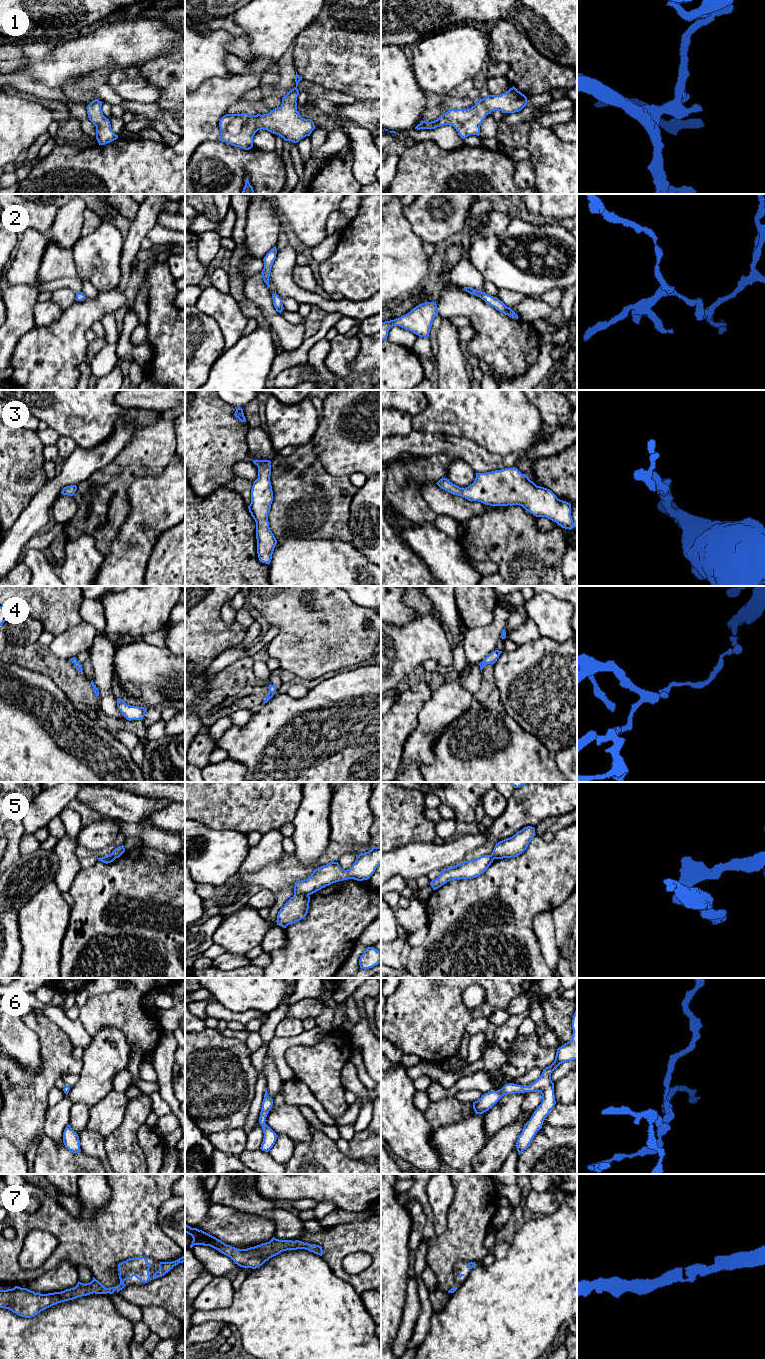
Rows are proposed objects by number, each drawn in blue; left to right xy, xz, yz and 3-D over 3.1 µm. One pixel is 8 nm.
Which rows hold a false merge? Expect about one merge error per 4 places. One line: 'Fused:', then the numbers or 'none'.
Fused: 5

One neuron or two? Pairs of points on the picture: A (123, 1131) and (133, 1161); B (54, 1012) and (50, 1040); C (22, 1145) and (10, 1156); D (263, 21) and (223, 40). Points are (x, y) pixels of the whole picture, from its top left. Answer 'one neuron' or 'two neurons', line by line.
A: one neuron
B: two neurons
C: two neurons
D: two neurons

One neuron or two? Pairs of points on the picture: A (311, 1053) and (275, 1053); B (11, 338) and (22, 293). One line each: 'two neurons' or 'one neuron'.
A: two neurons
B: one neuron

